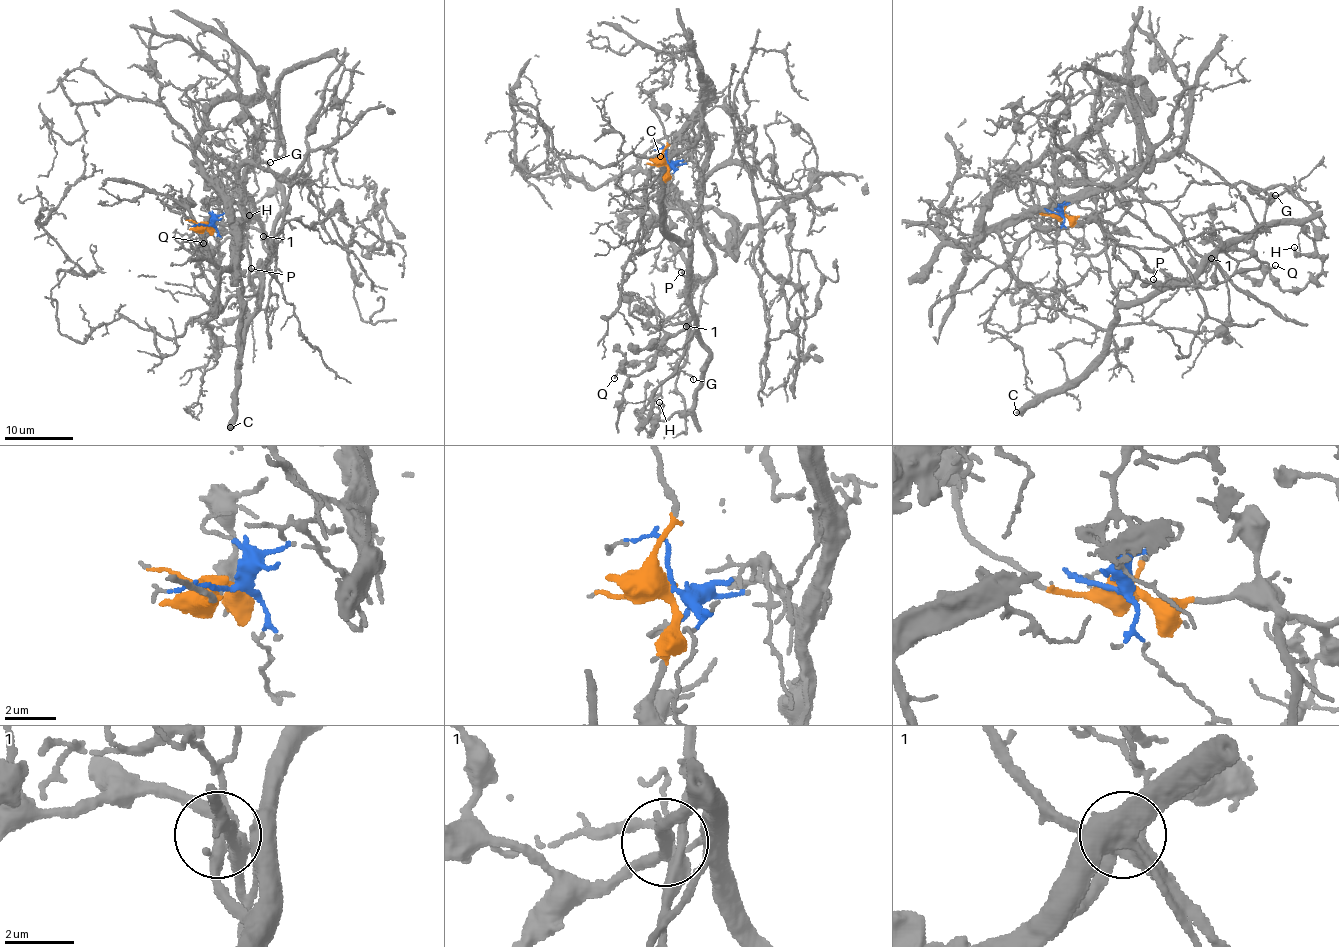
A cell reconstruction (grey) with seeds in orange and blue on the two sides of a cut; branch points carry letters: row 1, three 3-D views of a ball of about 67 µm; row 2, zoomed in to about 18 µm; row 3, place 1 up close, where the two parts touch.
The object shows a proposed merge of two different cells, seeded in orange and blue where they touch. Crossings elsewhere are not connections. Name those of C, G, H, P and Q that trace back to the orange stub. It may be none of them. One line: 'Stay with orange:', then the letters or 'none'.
Stay with orange: C, H, P, Q

